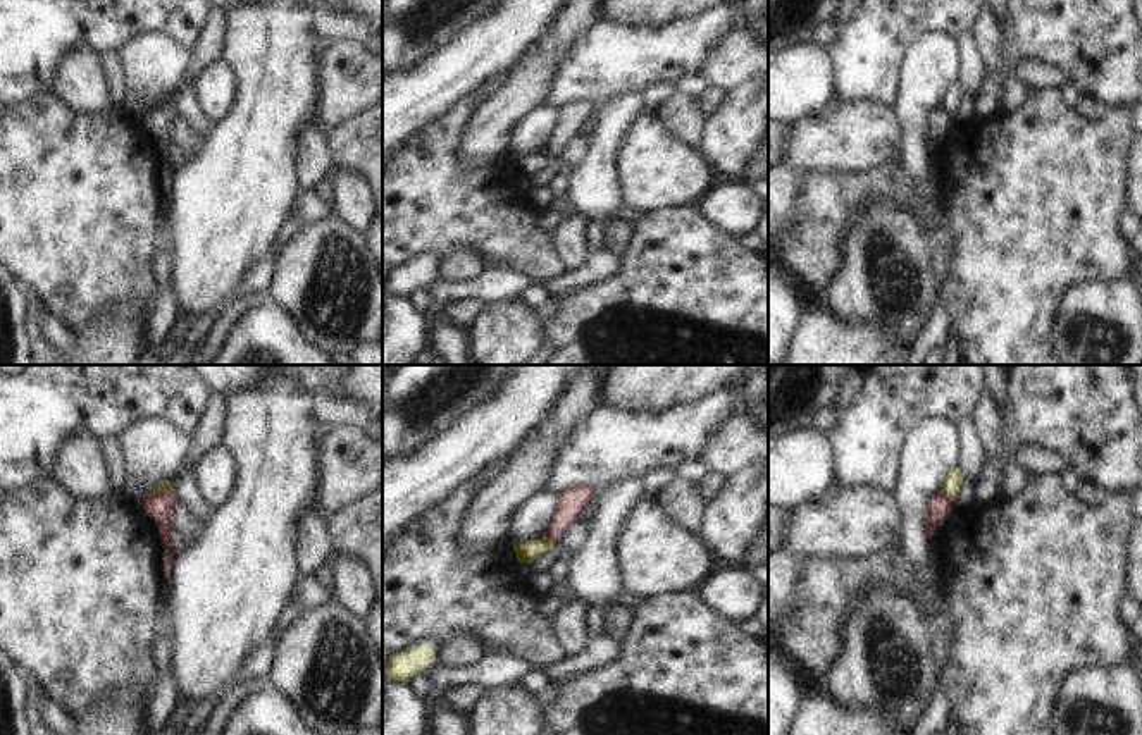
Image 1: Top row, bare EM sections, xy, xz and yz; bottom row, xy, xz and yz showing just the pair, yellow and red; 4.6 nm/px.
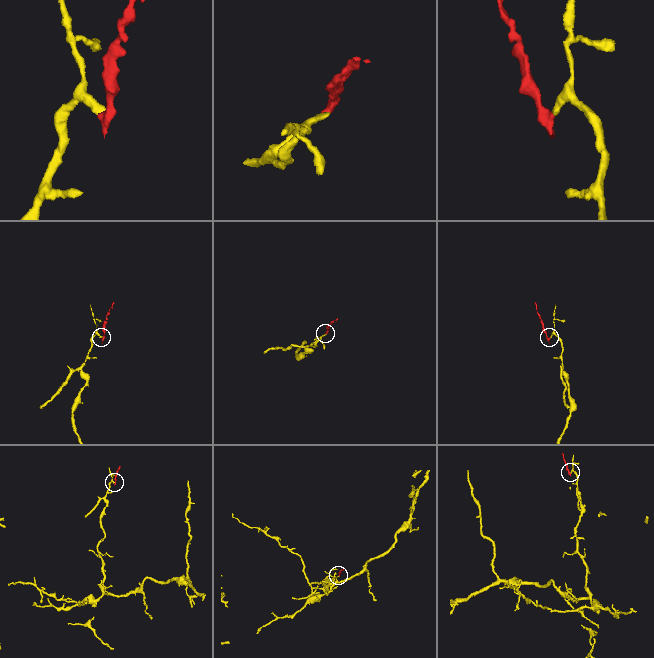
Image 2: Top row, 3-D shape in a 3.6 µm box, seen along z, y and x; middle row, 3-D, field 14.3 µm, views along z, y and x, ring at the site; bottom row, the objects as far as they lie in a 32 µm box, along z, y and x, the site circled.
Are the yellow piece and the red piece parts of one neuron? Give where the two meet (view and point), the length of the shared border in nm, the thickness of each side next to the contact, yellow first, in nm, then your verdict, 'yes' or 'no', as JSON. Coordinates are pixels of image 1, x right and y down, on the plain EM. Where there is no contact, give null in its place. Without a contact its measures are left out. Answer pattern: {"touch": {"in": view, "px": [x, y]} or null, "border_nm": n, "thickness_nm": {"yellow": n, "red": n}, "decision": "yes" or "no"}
{"touch": {"in": "xy", "px": [159, 107]}, "border_nm": 130, "thickness_nm": {"yellow": 50, "red": 120}, "decision": "no"}

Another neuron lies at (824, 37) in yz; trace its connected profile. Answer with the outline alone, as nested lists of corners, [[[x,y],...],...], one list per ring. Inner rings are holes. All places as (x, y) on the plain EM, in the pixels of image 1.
[[[837,21],[822,24],[813,33],[813,38],[811,38],[810,43],[815,45],[815,46],[829,48],[834,41],[835,34],[837,34],[839,26],[841,24]]]

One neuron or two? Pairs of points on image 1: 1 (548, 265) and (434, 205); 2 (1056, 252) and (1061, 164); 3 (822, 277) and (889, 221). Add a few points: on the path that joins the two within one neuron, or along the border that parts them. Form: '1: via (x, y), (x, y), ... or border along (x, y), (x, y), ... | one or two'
1: via (521, 243), (471, 209), (462, 209) | one
2: via (1056, 229), (1056, 186) | one
3: border along (856, 217), (846, 243), (843, 269), (825, 290) | two

